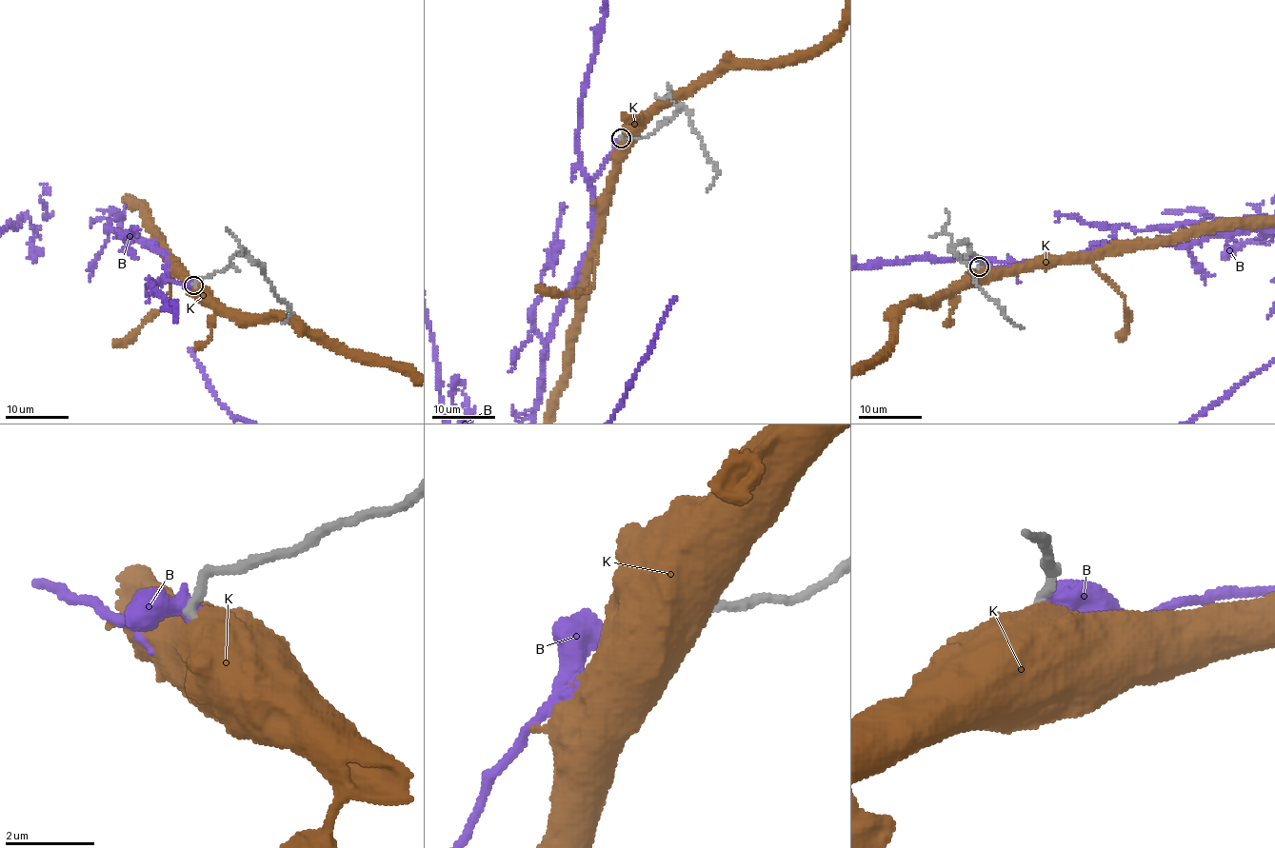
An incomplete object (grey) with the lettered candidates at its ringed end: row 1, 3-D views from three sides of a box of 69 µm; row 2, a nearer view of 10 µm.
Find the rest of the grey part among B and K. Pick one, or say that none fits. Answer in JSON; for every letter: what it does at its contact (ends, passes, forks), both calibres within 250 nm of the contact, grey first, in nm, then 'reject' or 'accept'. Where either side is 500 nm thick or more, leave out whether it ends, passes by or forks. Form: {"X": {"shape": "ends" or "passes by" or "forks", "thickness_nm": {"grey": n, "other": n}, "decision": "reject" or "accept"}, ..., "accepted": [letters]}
{"B": {"shape": "ends", "thickness_nm": {"grey": 240, "other": 420}, "decision": "reject"}, "K": {"thickness_nm": {"grey": 240, "other": 700}, "decision": "reject"}, "accepted": []}

